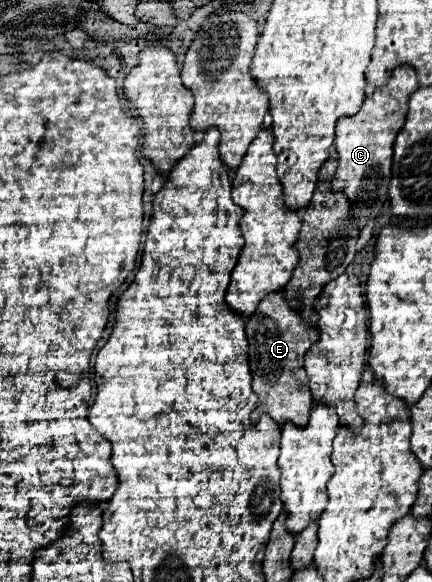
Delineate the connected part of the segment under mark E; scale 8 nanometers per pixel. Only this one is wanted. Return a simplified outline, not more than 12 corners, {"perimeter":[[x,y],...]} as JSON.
{"perimeter":[[281,292],[245,324],[257,396],[305,392],[317,328]]}

